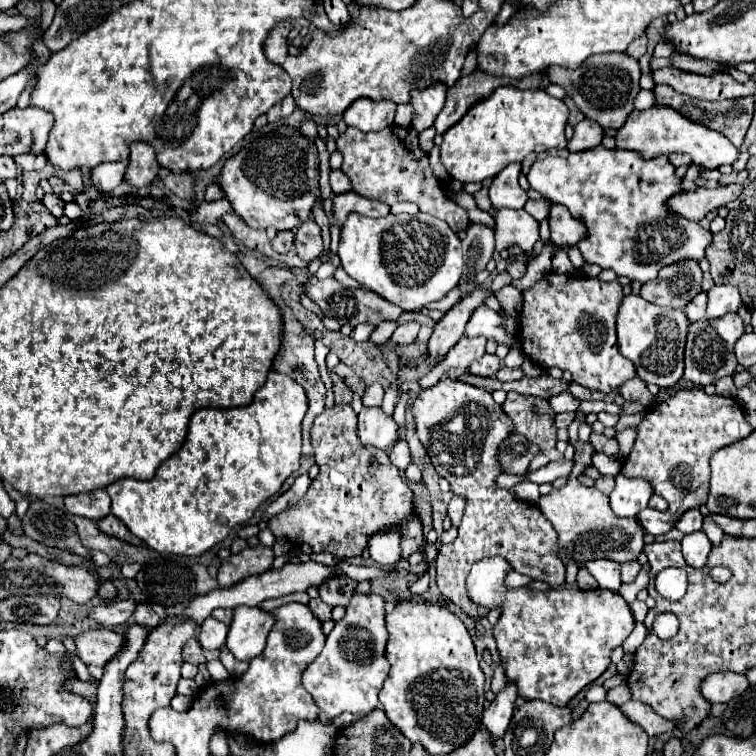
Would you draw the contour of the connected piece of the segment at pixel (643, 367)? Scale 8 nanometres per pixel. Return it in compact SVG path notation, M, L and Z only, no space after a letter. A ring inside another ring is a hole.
M629 294L623 298L617 314L617 340L625 358L635 364L637 376L645 384L657 384L659 388L671 388L683 376L683 348L689 332L689 318L679 308L661 308Z

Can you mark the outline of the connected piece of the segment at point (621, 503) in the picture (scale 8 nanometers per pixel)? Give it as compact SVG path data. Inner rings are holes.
M623 474L615 476L615 488L611 492L611 508L617 516L635 518L639 510L649 504L653 496L653 486L641 478L627 478Z

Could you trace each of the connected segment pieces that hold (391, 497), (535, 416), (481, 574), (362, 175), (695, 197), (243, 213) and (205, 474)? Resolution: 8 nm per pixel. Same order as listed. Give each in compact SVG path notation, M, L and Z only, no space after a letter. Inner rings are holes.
M349 404L335 406L317 416L311 442L321 472L295 506L271 518L269 530L277 538L287 538L299 546L307 542L313 552L329 552L339 560L347 560L361 556L371 534L407 524L413 512L413 492L391 464L387 452L361 446L357 438L357 416Z
M509 392L503 410L511 416L517 434L523 434L543 452L555 448L557 444L557 428L553 424L555 414L551 412L547 400L541 400L537 396L521 396L519 392Z
M491 556L477 564L473 564L467 576L467 592L475 604L485 608L501 608L499 622L493 626L493 636L497 642L497 650L501 656L501 664L505 668L505 676L509 682L517 686L519 696L525 700L543 700L553 706L567 706L569 700L581 692L587 684L597 680L611 664L609 654L615 646L621 646L625 638L633 632L635 620L627 606L627 602L609 590L579 590L579 588L561 588L561 590L531 590L529 586L507 588L505 576L513 566L501 558Z
M389 126L379 132L361 132L357 128L347 128L345 134L337 140L337 150L343 154L341 170L351 180L353 192L359 196L379 200L385 204L395 202L415 202L421 212L445 220L453 232L461 232L469 224L467 210L455 204L445 190L439 186L439 180L429 168L427 154L419 148L419 134L413 128Z
M719 186L715 190L697 188L697 190L683 190L669 200L669 212L679 214L681 218L701 222L711 210L725 206L727 202L739 198L743 186Z
M279 126L271 134L251 140L243 150L231 156L219 174L219 184L233 210L251 228L273 226L275 230L295 230L309 218L319 196L317 166L319 158L315 144L299 130Z
M271 370L267 374L267 380L263 384L261 390L257 390L255 394L255 400L247 406L239 406L239 408L229 408L229 410L217 410L217 408L201 408L193 414L191 418L191 428L189 428L189 434L185 438L185 444L179 448L179 452L175 452L173 456L169 456L159 468L157 468L157 474L147 480L147 482L139 482L139 480L131 480L131 478L123 478L115 484L111 484L107 488L109 496L111 496L111 514L117 516L137 538L141 538L151 550L155 552L169 552L169 554L183 554L183 556L199 556L207 550L211 550L217 542L225 540L229 536L229 532L237 526L237 524L243 524L247 522L255 510L271 496L279 494L281 490L281 484L295 472L299 470L299 458L301 458L301 422L303 422L303 416L307 412L307 396L305 396L305 390L295 382L291 380L289 376L285 374L277 374L275 370Z

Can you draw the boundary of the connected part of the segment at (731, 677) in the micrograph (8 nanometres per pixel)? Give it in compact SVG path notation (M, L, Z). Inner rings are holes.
M717 672L703 680L701 692L709 702L729 702L735 696L741 696L749 688L749 680L743 674Z

